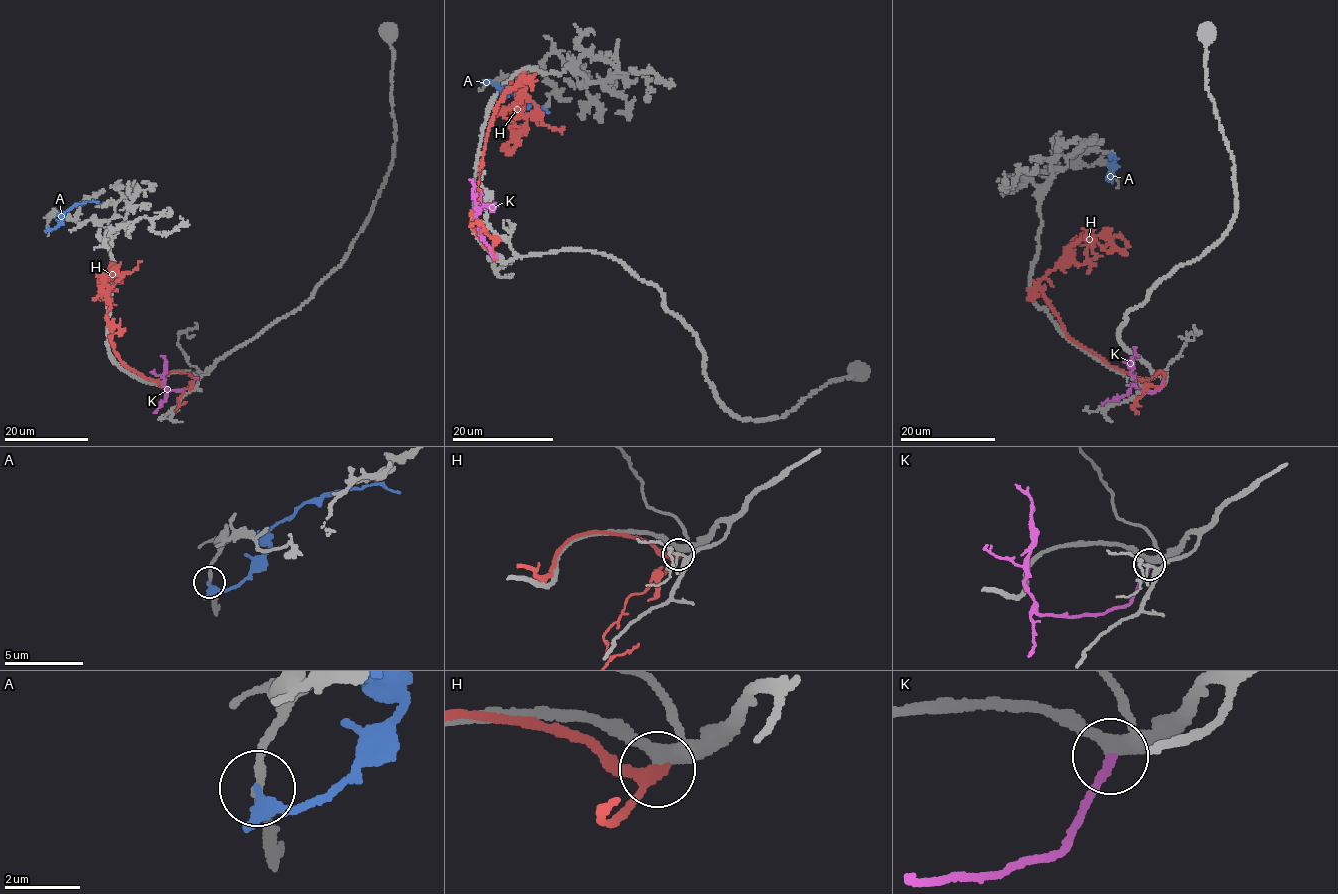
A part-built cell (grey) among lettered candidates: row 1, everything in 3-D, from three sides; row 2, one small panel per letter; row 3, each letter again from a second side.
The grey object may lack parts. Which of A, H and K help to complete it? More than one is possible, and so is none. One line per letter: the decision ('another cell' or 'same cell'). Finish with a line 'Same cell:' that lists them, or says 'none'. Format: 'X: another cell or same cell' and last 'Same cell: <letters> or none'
A: another cell
H: another cell
K: same cell
Same cell: K

